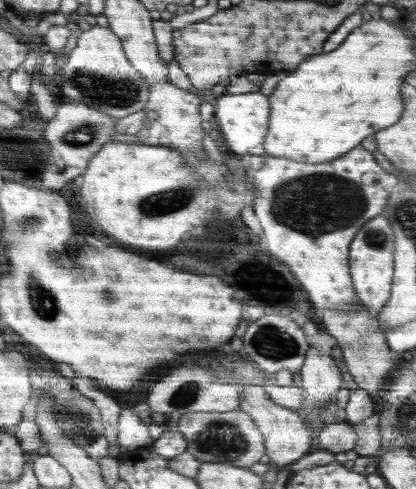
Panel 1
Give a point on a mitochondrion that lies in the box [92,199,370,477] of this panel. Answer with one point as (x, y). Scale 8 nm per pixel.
(222, 439)

